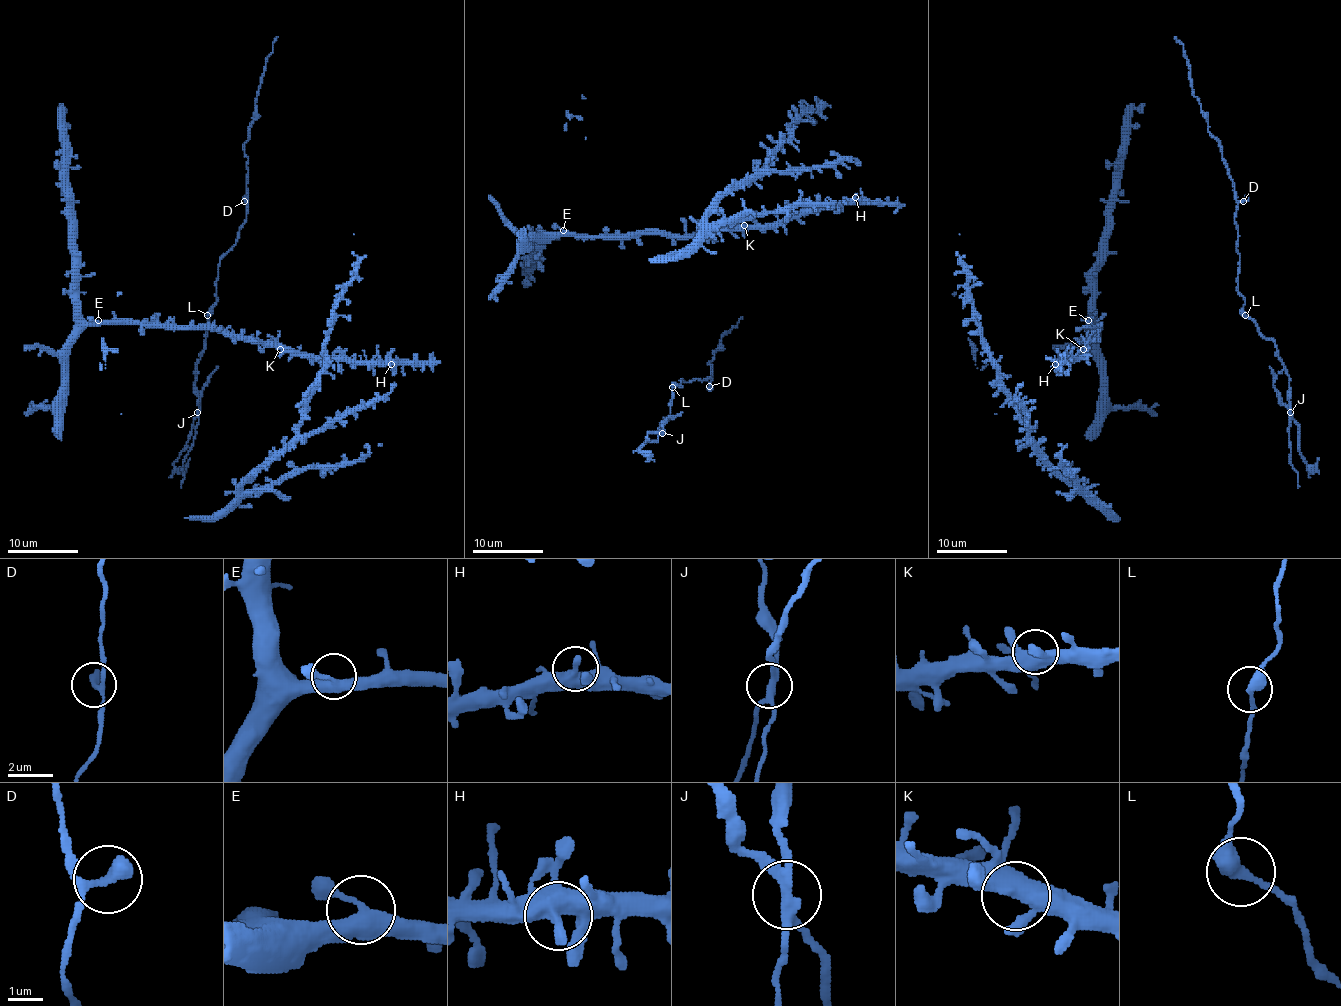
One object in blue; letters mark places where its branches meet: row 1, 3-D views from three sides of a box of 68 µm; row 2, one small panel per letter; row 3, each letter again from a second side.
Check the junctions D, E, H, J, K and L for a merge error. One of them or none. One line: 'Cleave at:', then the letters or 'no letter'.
Cleave at: J

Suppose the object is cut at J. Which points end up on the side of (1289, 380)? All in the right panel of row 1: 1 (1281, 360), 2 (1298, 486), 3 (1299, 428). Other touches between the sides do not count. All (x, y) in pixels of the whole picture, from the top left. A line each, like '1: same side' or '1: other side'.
1: same side
2: same side
3: other side

